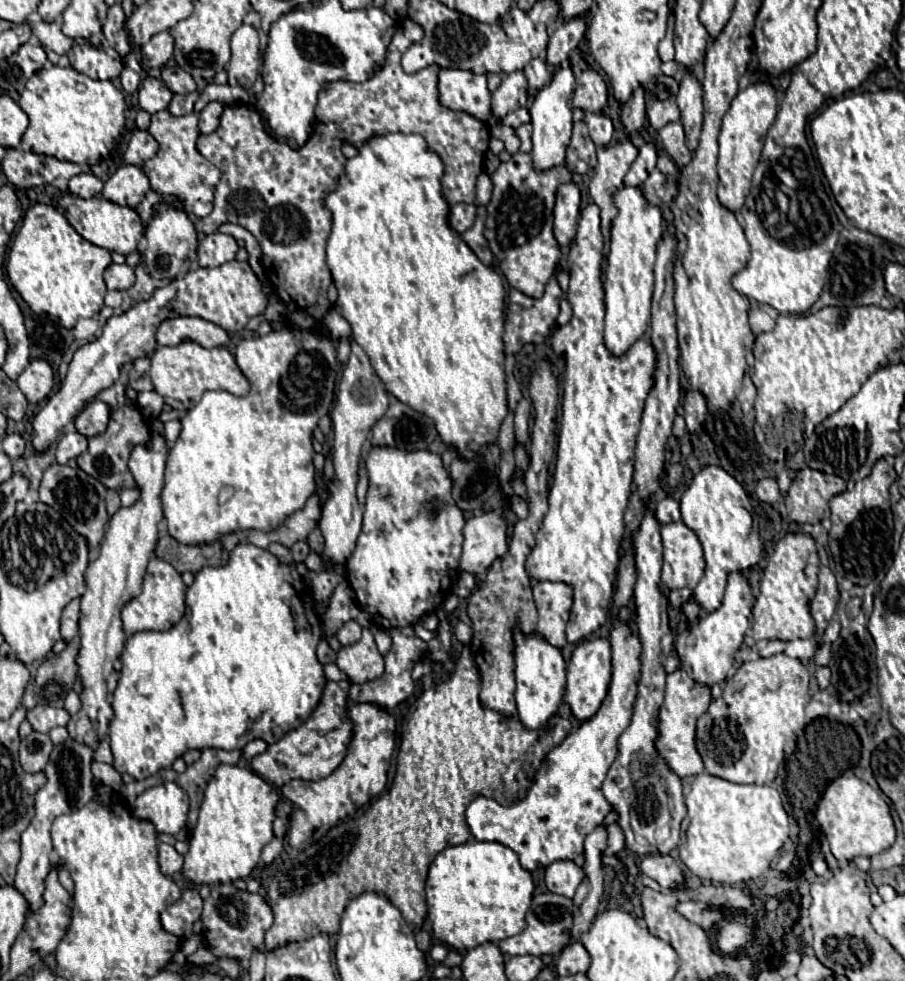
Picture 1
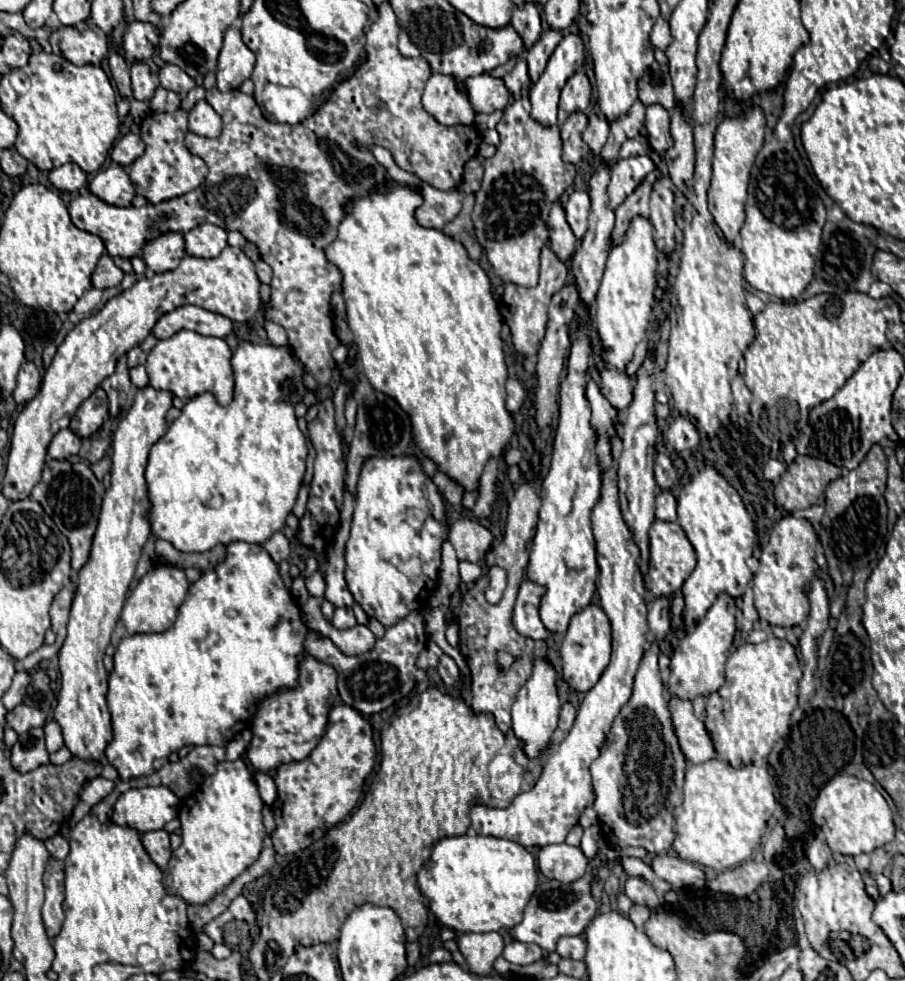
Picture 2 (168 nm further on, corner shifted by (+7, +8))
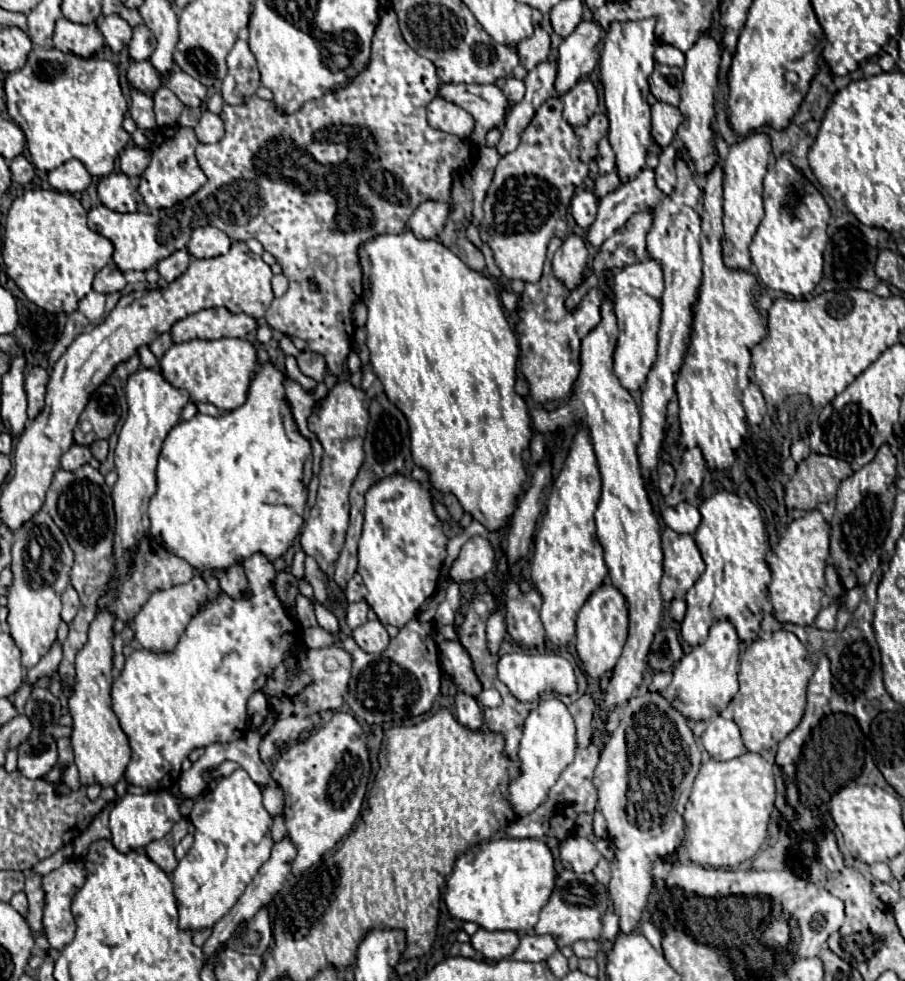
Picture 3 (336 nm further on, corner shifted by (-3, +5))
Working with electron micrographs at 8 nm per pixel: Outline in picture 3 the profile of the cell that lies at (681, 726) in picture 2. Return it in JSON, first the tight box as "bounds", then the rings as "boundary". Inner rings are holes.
{"bounds":[701,717,745,759],"boundary":[[[717,717],[713,721],[713,727],[705,729],[701,737],[701,745],[709,751],[715,759],[735,759],[741,753],[745,753],[745,745],[739,735],[739,727],[733,721],[727,721],[723,717]]]}

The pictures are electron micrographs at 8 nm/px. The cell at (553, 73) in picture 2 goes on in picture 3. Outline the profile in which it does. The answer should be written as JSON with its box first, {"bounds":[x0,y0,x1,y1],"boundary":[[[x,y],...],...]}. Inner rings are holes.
{"bounds":[557,21,601,95],"boundary":[[[581,21],[577,29],[563,39],[557,59],[557,95],[567,93],[585,73],[591,73],[599,61],[597,43],[601,27],[595,21]]]}

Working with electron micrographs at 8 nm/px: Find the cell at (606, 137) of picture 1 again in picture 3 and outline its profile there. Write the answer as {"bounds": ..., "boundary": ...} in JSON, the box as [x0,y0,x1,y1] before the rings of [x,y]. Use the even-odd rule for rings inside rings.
{"bounds":[595,137,615,175],"boundary":[[[605,137],[599,141],[599,153],[597,153],[595,161],[599,165],[599,175],[611,173],[615,169],[615,153],[613,153],[613,149]]]}

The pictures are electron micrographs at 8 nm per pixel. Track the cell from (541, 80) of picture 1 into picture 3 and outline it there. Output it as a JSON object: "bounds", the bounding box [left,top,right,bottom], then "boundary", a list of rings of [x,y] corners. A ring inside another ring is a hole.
{"bounds":[501,77,525,105],"boundary":[[[507,77],[507,79],[505,79],[505,85],[501,87],[501,91],[505,93],[507,101],[513,105],[513,103],[519,103],[519,99],[523,99],[523,95],[525,95],[525,85],[523,85],[523,81],[519,81],[519,79],[515,79],[515,77]]]}

